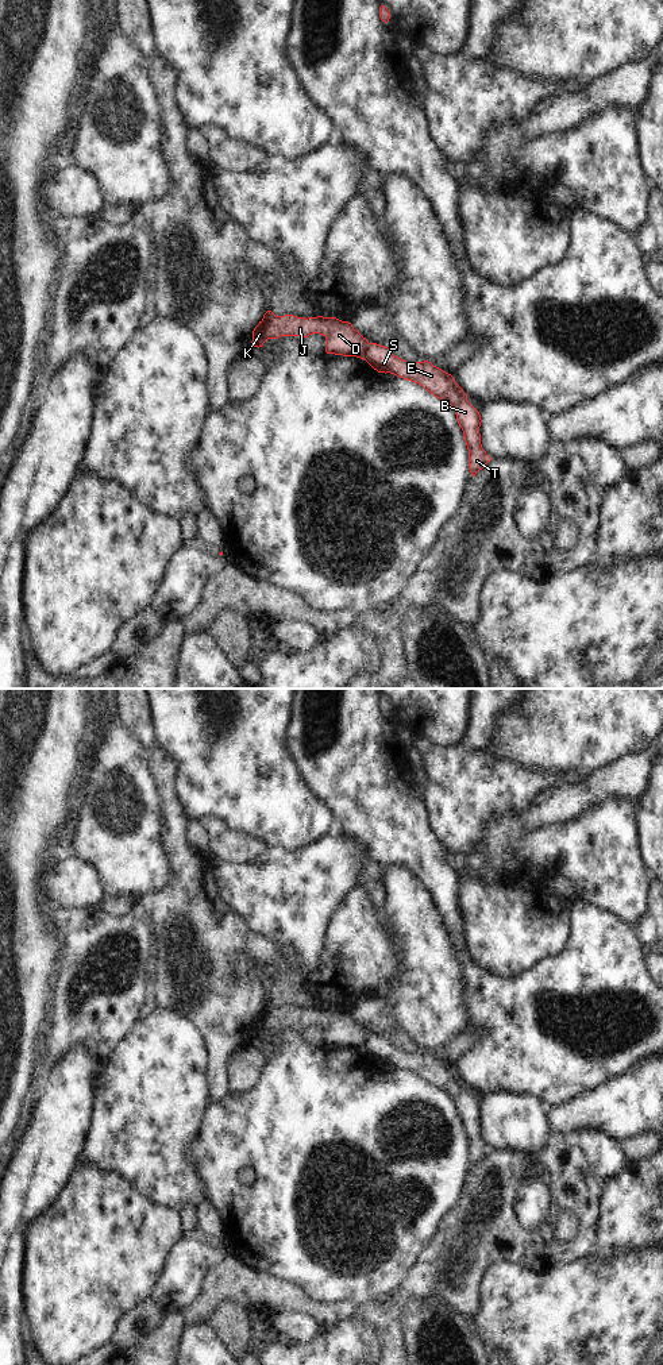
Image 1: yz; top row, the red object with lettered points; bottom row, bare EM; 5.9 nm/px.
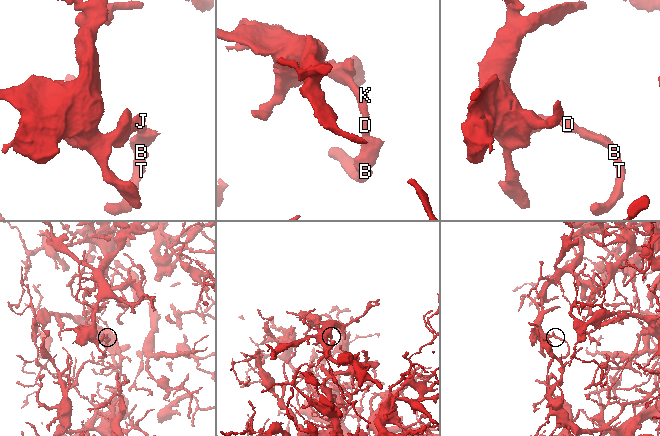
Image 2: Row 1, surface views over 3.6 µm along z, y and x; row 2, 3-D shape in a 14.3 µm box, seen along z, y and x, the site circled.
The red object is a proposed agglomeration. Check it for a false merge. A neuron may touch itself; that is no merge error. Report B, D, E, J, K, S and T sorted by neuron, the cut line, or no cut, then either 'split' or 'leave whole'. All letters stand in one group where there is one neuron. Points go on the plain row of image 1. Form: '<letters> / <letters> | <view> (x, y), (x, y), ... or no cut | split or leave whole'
B E S T / D J K | yz (370, 1034), (362, 1049) | split

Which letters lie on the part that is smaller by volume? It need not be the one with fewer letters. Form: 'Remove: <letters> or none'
Remove: B, E, S, T

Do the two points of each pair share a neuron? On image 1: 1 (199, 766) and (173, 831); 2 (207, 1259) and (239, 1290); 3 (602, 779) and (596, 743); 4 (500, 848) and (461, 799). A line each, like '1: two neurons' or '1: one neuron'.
1: two neurons
2: two neurons
3: two neurons
4: two neurons

